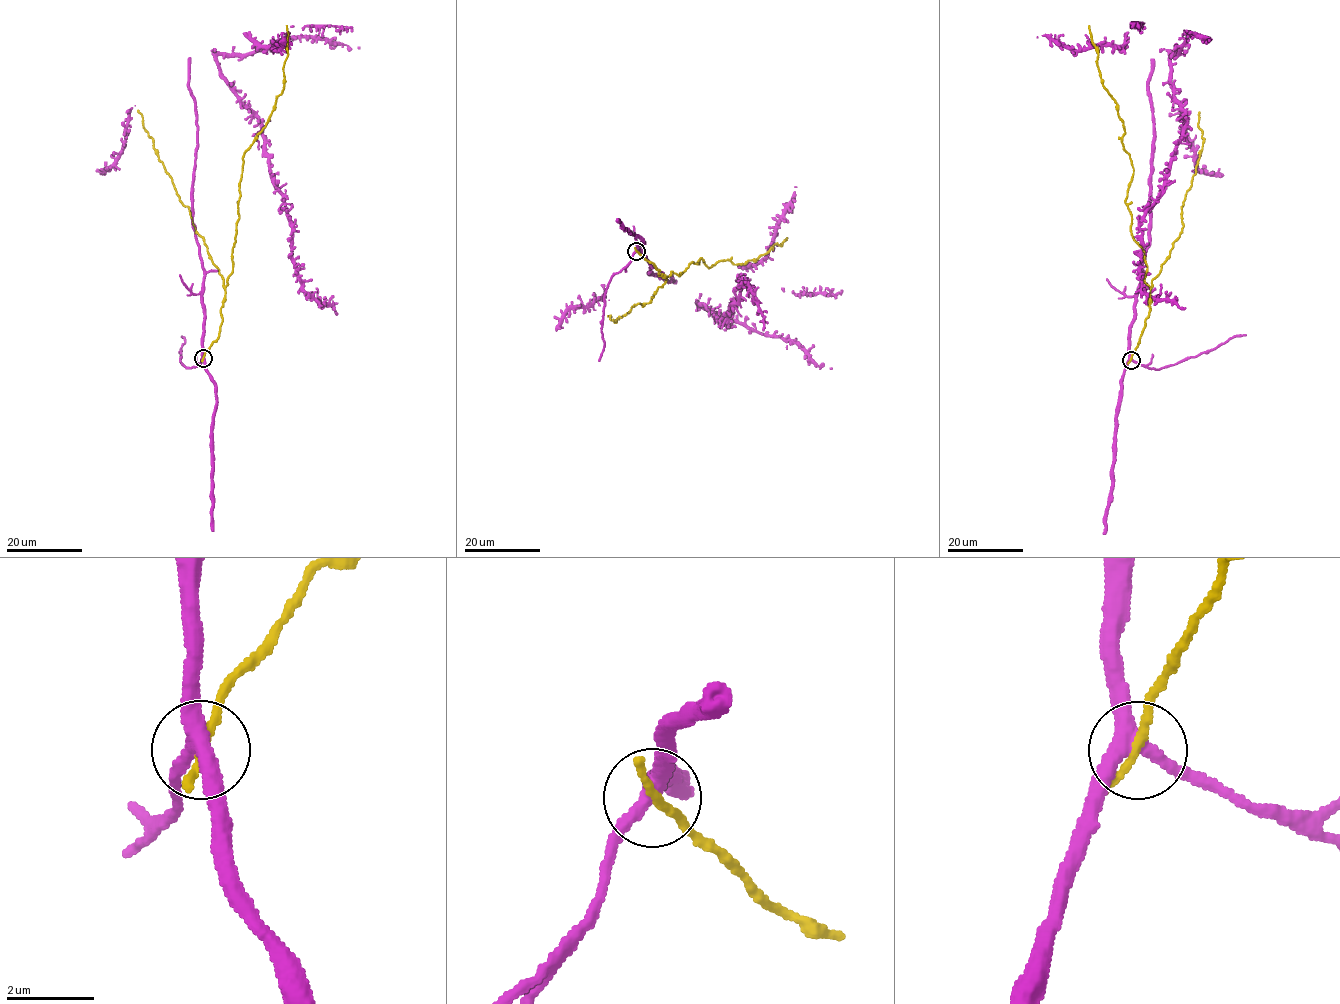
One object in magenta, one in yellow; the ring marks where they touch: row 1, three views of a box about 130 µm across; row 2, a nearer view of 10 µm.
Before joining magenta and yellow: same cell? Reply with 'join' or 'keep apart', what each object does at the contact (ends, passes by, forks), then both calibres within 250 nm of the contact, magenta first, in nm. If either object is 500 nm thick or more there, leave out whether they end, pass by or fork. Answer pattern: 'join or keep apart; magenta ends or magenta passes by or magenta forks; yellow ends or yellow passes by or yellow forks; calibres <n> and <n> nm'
keep apart; magenta forks; yellow ends; calibres 360 and 240 nm

